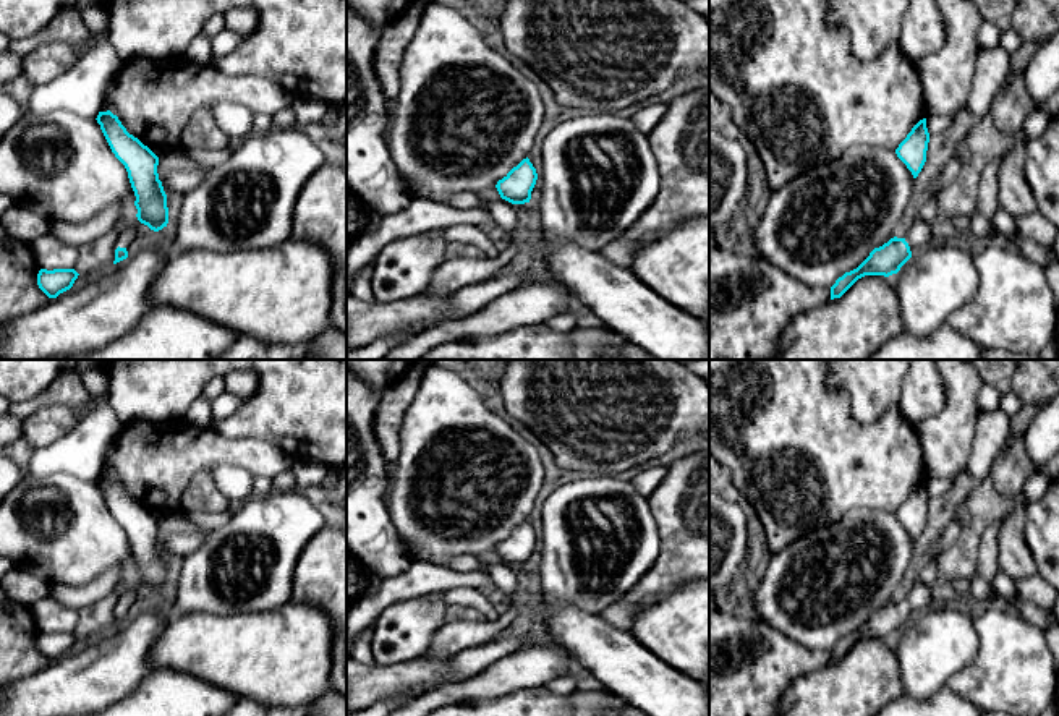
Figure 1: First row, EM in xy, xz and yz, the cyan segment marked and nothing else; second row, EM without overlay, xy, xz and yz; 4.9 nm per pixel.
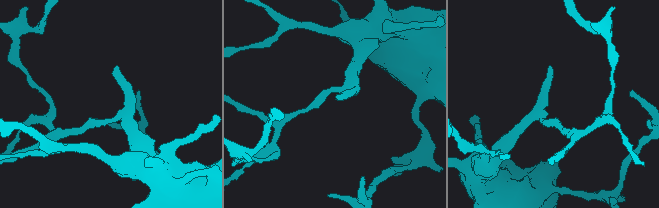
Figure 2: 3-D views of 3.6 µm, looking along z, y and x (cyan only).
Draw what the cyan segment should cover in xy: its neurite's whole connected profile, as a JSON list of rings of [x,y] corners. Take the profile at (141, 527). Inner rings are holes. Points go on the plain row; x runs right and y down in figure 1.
[[[110,473],[99,475],[96,483],[112,515],[128,535],[136,559],[138,583],[154,595],[162,593],[168,586],[168,570],[167,557],[157,536],[159,520],[130,497]]]

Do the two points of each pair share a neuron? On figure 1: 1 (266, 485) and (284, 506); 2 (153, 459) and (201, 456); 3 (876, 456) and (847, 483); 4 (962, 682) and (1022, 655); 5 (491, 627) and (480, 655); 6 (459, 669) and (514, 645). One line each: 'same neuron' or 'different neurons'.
1: different neurons
2: same neuron
3: same neuron
4: same neuron
5: different neurons
6: same neuron

